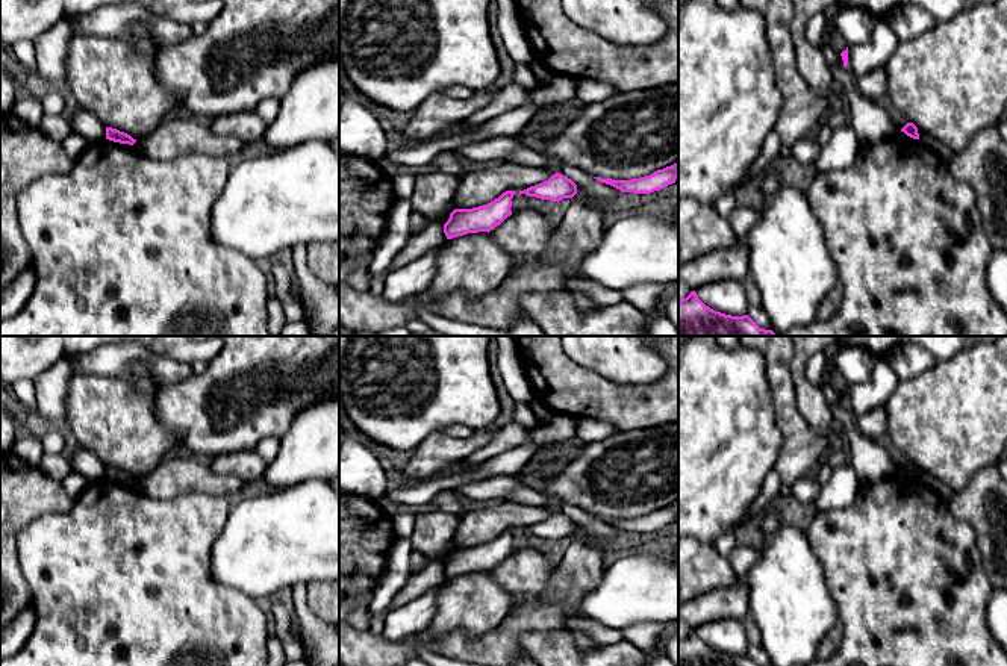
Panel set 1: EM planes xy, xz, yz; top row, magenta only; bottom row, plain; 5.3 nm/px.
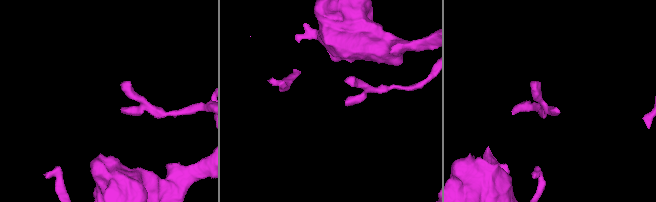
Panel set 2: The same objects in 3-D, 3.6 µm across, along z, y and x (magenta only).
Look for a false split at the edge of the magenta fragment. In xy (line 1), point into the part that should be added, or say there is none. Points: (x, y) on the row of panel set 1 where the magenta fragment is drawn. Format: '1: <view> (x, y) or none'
1: none

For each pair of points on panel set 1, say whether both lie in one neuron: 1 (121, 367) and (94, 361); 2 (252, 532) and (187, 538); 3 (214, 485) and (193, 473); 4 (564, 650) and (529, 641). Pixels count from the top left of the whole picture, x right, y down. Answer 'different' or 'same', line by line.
1: same
2: different
3: same
4: same

